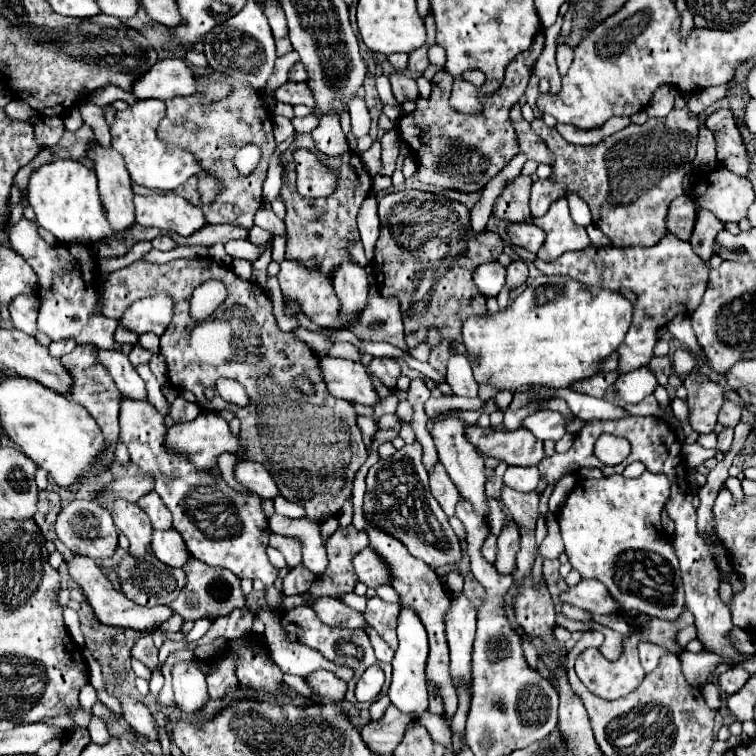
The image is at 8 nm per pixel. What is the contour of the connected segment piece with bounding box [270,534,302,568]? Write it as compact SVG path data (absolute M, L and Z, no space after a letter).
M278 534L270 536L270 546L274 546L276 550L280 550L288 562L290 568L298 566L302 562L300 558L300 542L296 542L294 538L280 538Z

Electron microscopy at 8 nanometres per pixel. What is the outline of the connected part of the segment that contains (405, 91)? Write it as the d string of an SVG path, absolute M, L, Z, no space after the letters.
M394 72L394 74L390 76L390 84L392 84L392 94L394 94L394 98L398 100L398 104L404 104L406 100L418 100L418 98L420 98L416 80L414 80L412 76Z

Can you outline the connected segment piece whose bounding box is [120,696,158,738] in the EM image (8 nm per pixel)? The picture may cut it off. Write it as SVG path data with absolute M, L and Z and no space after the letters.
M124 696L124 698L120 700L120 706L122 706L122 716L124 716L124 720L126 720L132 728L136 728L140 734L144 734L144 736L148 736L148 738L158 738L156 722L154 722L150 710L148 710L142 702L138 702L138 700L130 698L130 696Z

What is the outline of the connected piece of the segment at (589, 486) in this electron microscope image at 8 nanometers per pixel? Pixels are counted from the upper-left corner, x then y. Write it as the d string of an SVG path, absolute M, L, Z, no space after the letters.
M648 470L638 478L625 478L622 474L616 474L612 478L580 480L568 494L558 516L558 524L566 554L570 556L570 564L582 574L582 578L594 578L608 586L612 598L616 598L624 606L624 612L638 610L652 618L676 622L686 606L678 556L676 552L672 552L672 544L668 544L668 534L660 524L660 512L666 500L668 480Z

